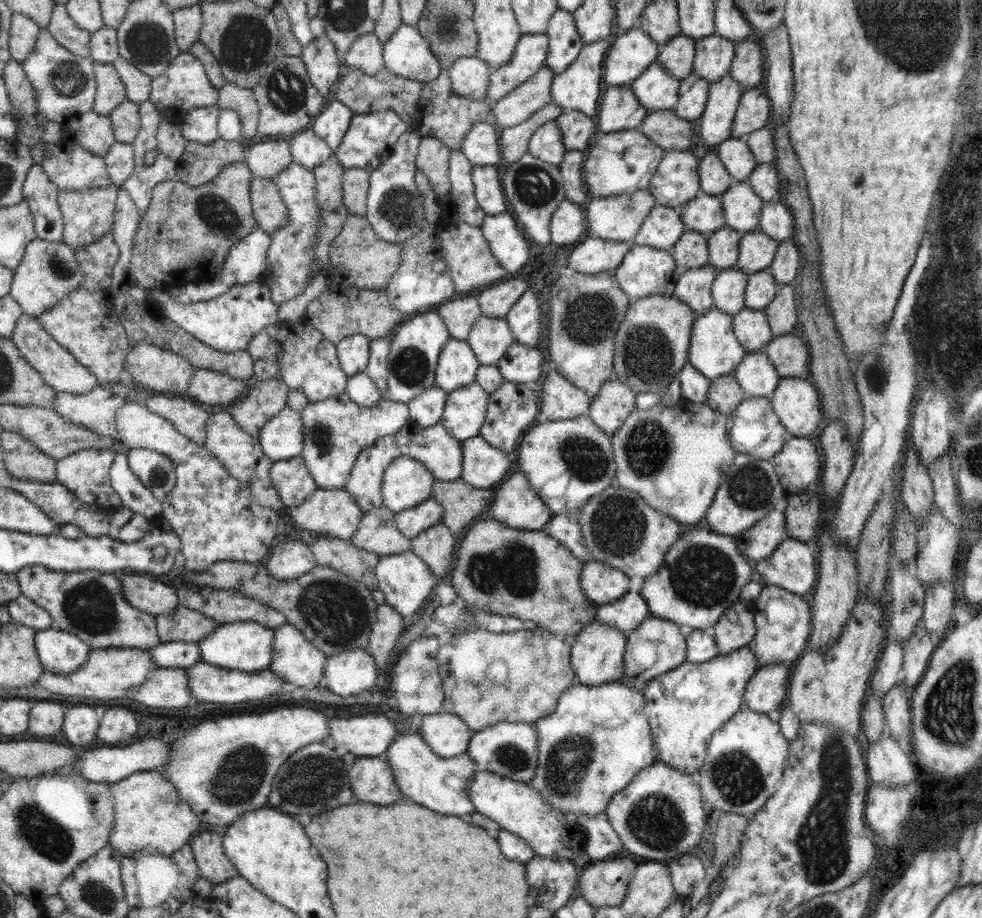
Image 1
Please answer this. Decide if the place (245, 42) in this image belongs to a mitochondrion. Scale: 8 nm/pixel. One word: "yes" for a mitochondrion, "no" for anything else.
yes

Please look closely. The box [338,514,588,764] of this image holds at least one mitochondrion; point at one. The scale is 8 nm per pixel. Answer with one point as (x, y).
(490, 572)

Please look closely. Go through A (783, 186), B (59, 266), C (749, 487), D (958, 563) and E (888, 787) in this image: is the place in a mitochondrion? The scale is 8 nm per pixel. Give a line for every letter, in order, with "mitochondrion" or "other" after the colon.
A: other
B: mitochondrion
C: mitochondrion
D: other
E: other

